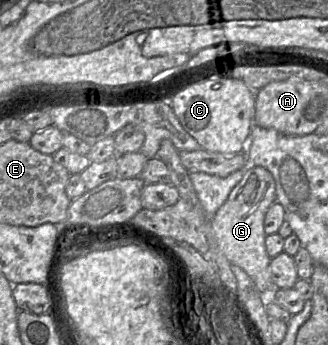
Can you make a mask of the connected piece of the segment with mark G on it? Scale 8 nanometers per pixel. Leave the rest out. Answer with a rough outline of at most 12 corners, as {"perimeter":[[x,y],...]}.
{"perimeter":[[249,164],[210,225],[229,262],[269,295],[264,218],[275,180]]}

